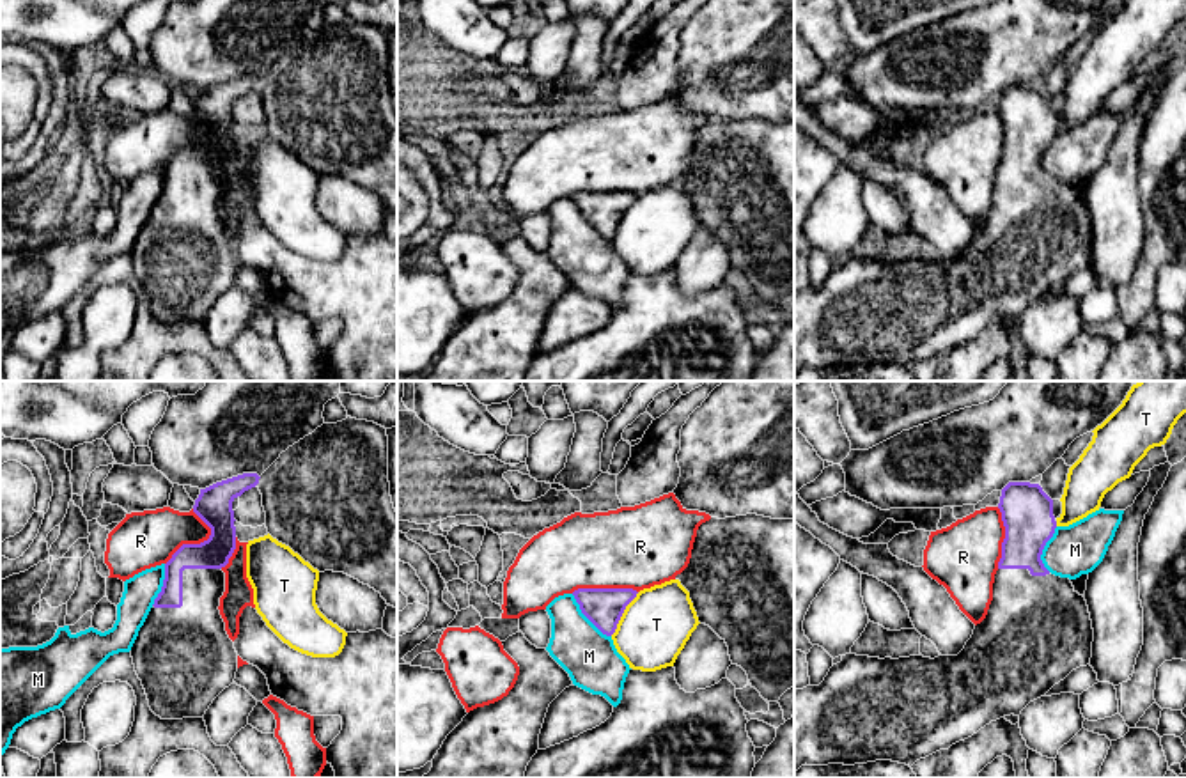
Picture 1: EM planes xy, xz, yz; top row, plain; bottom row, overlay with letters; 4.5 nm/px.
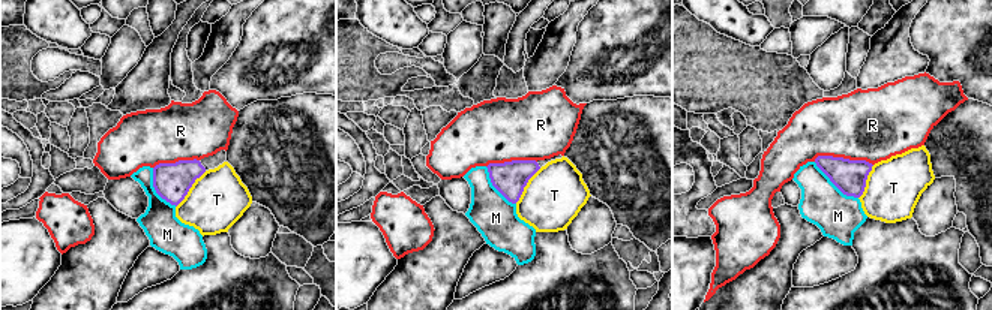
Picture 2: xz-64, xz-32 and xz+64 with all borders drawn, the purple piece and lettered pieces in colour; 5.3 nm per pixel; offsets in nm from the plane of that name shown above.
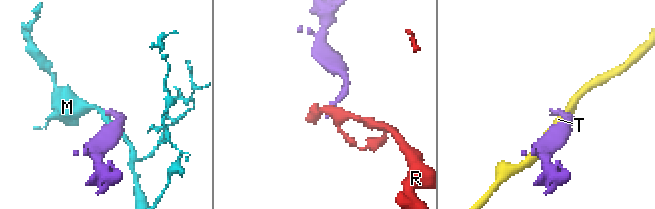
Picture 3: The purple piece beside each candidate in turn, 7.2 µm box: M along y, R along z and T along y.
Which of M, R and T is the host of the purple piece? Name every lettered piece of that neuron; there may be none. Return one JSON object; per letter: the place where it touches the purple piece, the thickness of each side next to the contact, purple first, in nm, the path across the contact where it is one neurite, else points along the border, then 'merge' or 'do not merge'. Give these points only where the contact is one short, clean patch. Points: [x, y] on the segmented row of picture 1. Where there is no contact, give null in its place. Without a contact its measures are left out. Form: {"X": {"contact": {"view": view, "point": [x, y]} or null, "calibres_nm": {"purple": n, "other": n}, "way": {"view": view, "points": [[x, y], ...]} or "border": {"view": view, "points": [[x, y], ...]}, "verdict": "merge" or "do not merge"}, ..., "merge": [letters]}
{"M": {"contact": {"view": "xz", "point": [587, 617]}, "calibres_nm": {"purple": 180, "other": 240}, "verdict": "do not merge"}, "R": {"contact": {"view": "xy", "point": [201, 543]}, "calibres_nm": {"purple": 160, "other": 260}, "border": {"view": "xy", "points": [[194, 509], [210, 536], [185, 543], [165, 564]]}, "verdict": "do not merge"}, "T": {"contact": {"view": "xz", "point": [623, 612]}, "calibres_nm": {"purple": 180, "other": 320}, "border": {"view": "xz", "points": [[639, 592], [610, 635]]}, "verdict": "do not merge"}, "merge": []}

